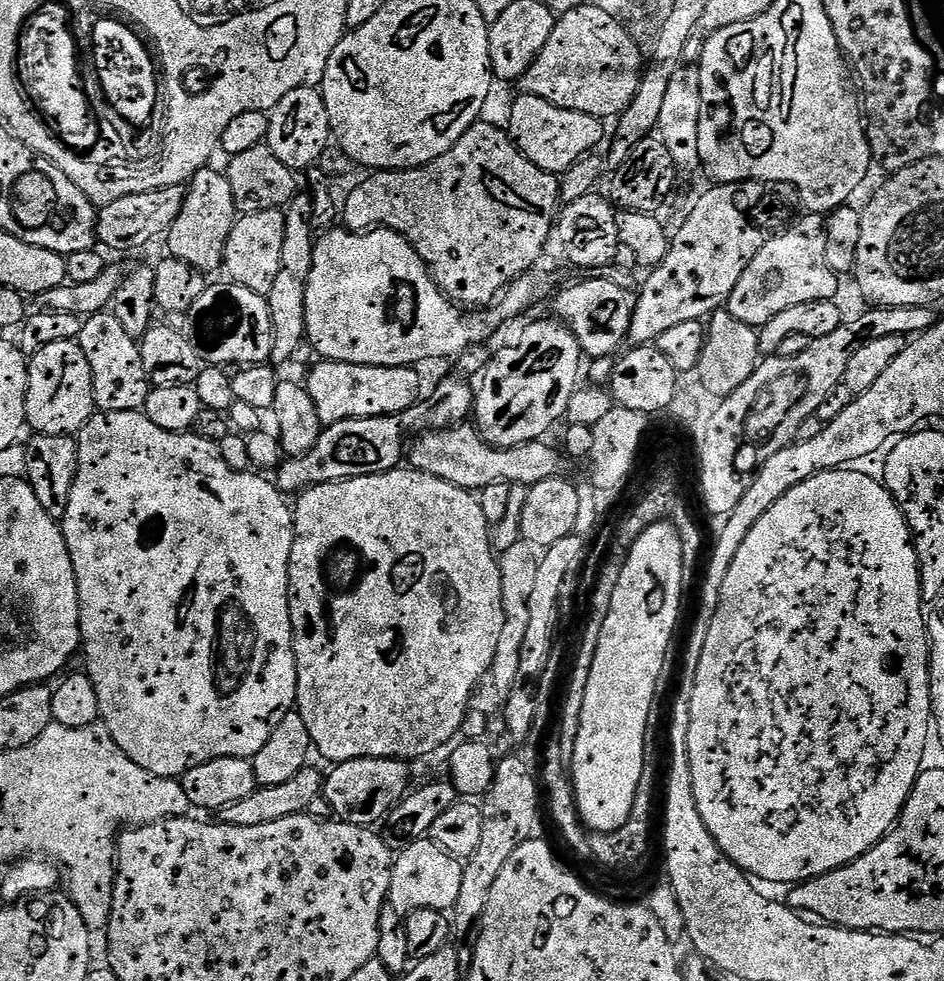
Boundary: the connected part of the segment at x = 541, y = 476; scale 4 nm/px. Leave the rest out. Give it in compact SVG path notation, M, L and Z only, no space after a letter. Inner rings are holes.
M468 422L447 430L422 432L415 439L413 444L411 441L410 451L406 456L407 463L411 467L417 472L425 472L459 488L466 488L473 494L479 493L481 488L495 484L531 486L543 480L565 475L565 457L559 447L556 449L544 444L548 442L533 442L519 444L513 448L496 448L492 444L487 444L480 437L479 431Z

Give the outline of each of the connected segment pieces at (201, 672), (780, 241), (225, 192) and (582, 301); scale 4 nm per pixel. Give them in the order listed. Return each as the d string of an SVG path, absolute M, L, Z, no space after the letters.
M97 411L86 422L86 426L78 433L78 470L74 486L70 492L70 502L66 506L66 514L62 517L64 537L68 543L68 549L74 562L76 581L78 582L78 598L80 599L80 639L82 641L82 656L88 659L86 675L94 682L94 688L98 690L100 702L100 720L110 730L114 742L128 757L142 770L150 770L150 774L159 776L171 776L179 778L185 772L189 772L194 766L202 766L202 762L210 762L214 758L242 758L252 760L270 742L270 734L278 730L278 722L286 718L286 714L296 708L296 691L298 690L298 670L296 669L296 655L292 645L292 623L290 622L290 606L288 605L288 563L292 553L292 537L294 535L294 512L286 501L285 493L281 492L275 483L267 480L267 475L257 474L255 471L235 472L226 466L226 462L220 453L220 445L217 441L207 440L193 434L191 431L171 432L162 430L162 426L154 426L150 418L143 411L138 412L102 412Z
M804 214L785 232L769 235L758 254L754 254L754 262L750 262L742 278L738 278L738 286L734 286L726 305L727 312L738 322L759 330L770 318L782 314L782 310L790 310L790 306L836 300L841 277L830 270L830 262L826 262L825 223L823 215Z
M203 168L188 181L188 193L182 206L182 214L178 214L174 226L170 226L166 234L167 255L171 259L186 262L205 274L211 274L215 268L219 269L223 265L226 241L238 219L234 193L230 191L228 177L223 171L215 172L214 168Z
M586 278L581 284L570 285L557 298L555 315L575 334L581 353L585 357L612 358L625 347L623 344L628 340L634 307L630 296L628 300L628 295L625 289L612 281Z

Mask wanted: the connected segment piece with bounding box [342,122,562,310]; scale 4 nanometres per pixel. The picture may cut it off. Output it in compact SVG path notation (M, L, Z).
M484 123L471 124L466 130L466 134L462 134L462 138L458 138L458 142L454 142L454 146L450 146L450 150L446 150L446 154L442 154L429 164L422 165L421 168L376 170L371 174L365 175L368 177L345 198L344 202L342 200L343 227L350 232L366 232L374 228L389 228L398 234L402 234L412 243L414 250L418 250L421 258L428 263L428 267L432 269L432 276L436 279L436 284L444 291L445 296L468 310L487 309L504 292L508 285L513 284L525 272L531 272L537 267L536 263L539 262L540 255L543 254L544 247L548 244L548 239L553 239L554 225L558 219L558 209L562 204L557 173L547 172L538 166L534 166L534 162L530 162L516 149L515 142L512 141L511 136L508 135L503 127L495 128L492 124Z

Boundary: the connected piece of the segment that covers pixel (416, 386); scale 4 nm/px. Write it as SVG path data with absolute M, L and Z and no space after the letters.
M321 359L320 364L312 368L308 376L306 387L310 398L318 412L318 418L324 426L346 422L347 420L361 420L375 416L399 416L408 408L416 407L420 396L420 376L415 367L387 368L386 366L366 366L365 364L347 364L337 360Z

